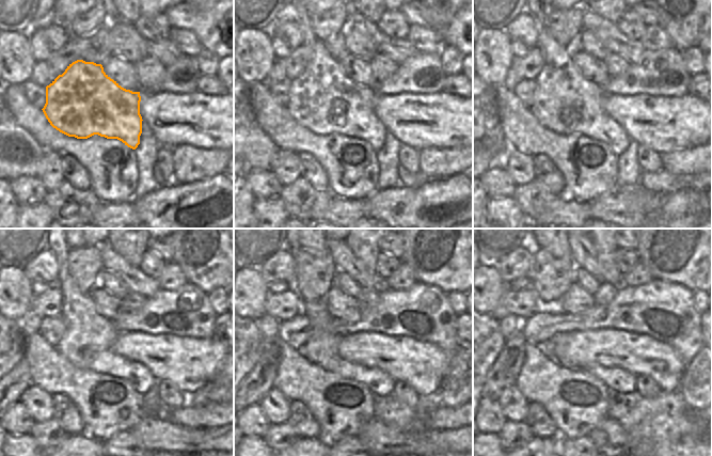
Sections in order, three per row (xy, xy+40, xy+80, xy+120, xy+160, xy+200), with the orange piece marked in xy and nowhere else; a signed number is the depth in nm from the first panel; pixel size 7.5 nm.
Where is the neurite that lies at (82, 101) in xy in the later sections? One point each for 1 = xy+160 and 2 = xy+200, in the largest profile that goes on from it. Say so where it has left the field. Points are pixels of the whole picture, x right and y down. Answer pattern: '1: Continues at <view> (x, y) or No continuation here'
1: Continues at xy+160 (321, 348)
2: Continues at xy+200 (616, 378).

